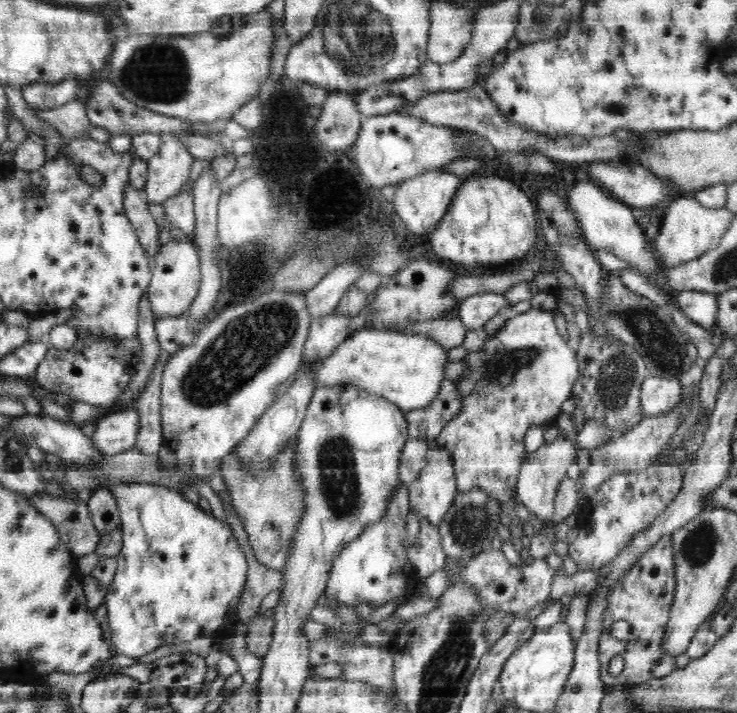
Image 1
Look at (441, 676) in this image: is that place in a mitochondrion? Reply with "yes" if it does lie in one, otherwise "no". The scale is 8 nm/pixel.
yes

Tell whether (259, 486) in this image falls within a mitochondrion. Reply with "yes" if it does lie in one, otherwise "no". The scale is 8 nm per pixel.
no

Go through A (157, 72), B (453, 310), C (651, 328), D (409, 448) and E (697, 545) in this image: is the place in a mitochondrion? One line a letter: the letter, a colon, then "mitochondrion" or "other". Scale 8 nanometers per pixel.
A: mitochondrion
B: other
C: mitochondrion
D: other
E: mitochondrion

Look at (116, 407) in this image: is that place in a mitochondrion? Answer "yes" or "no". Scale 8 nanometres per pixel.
no

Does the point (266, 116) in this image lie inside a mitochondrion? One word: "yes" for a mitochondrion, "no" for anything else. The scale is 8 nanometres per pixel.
yes

